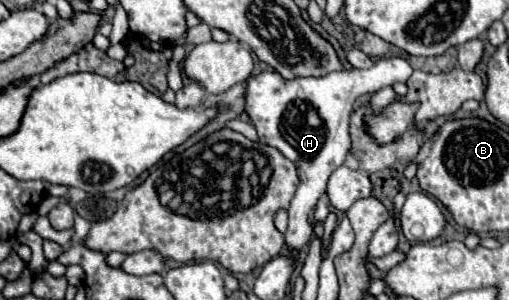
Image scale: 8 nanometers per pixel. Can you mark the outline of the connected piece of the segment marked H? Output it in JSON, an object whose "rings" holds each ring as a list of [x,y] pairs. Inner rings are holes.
{"rings":[[[403,57],[377,59],[369,69],[337,71],[325,77],[297,77],[293,81],[283,79],[275,71],[265,71],[247,79],[247,115],[251,117],[261,143],[279,149],[289,161],[297,165],[299,187],[289,207],[289,227],[285,231],[285,243],[291,251],[303,249],[313,227],[309,213],[325,193],[327,179],[343,165],[349,153],[349,115],[357,97],[375,93],[393,83],[407,83],[413,69]]]}

